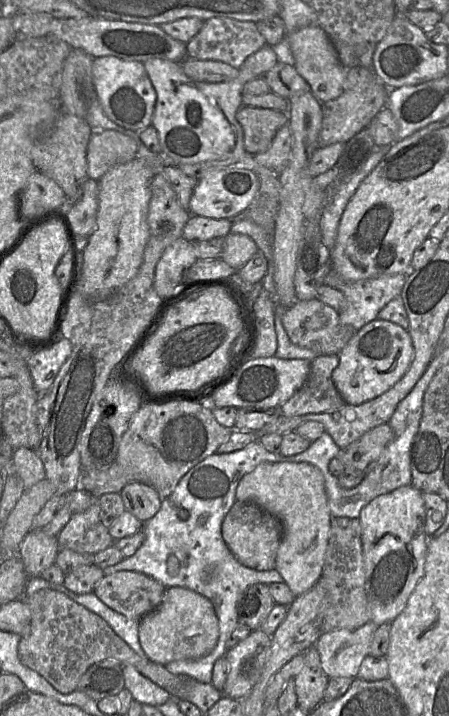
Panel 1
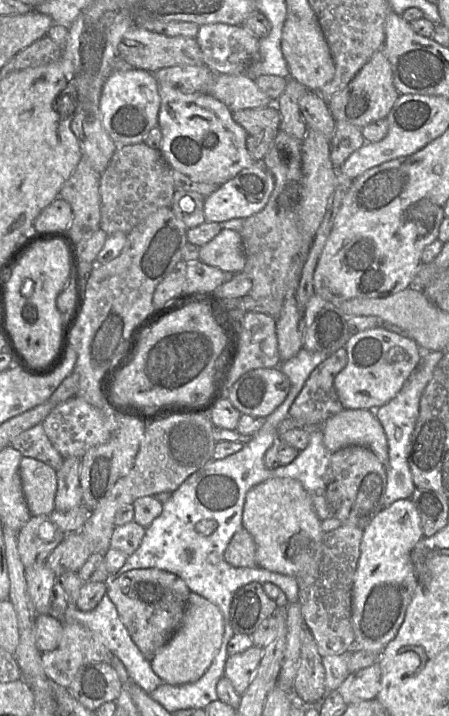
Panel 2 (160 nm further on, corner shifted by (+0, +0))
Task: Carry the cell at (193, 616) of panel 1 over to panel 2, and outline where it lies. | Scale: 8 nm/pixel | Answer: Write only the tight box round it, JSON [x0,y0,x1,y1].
[151,591,224,685]

